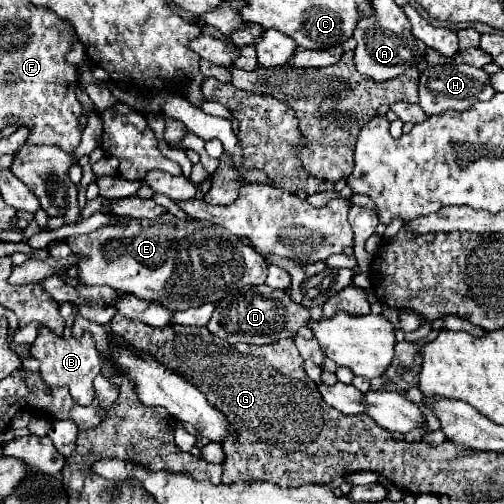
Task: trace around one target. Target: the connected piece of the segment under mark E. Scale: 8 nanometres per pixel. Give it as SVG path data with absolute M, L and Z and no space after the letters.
M164 214L154 220L130 220L128 224L102 226L96 232L68 240L72 252L88 256L80 262L78 280L106 284L138 298L162 300L170 310L186 310L204 302L220 302L244 286L264 284L268 264L252 246L246 246L228 230L204 220L178 220Z

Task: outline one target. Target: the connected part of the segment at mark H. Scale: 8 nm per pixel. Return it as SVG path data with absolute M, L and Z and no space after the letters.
M440 64L434 68L428 68L422 72L420 82L420 106L426 114L442 114L446 110L468 110L476 102L490 100L496 90L490 86L490 74L486 74L482 68L474 68L468 64Z

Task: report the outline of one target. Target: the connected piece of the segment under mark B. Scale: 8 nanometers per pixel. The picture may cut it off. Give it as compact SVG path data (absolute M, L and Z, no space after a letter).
M40 326L38 338L30 346L30 354L40 360L40 374L48 386L66 386L70 396L80 404L88 406L94 398L92 380L100 374L100 354L96 346L92 346L92 338L84 334L84 338L62 338L52 334L46 326Z

